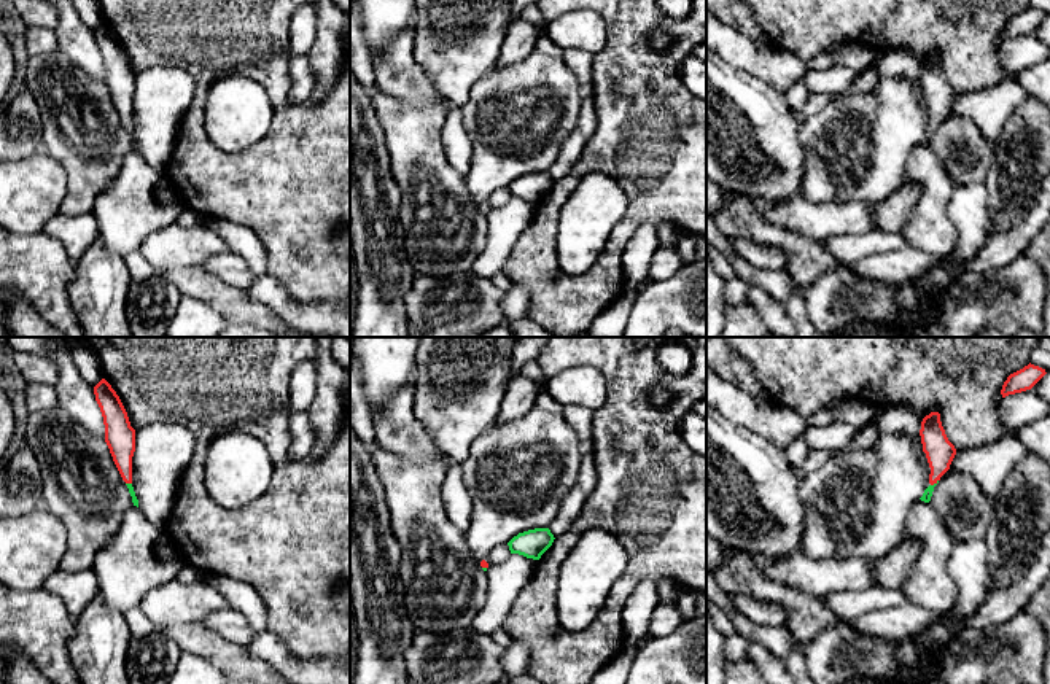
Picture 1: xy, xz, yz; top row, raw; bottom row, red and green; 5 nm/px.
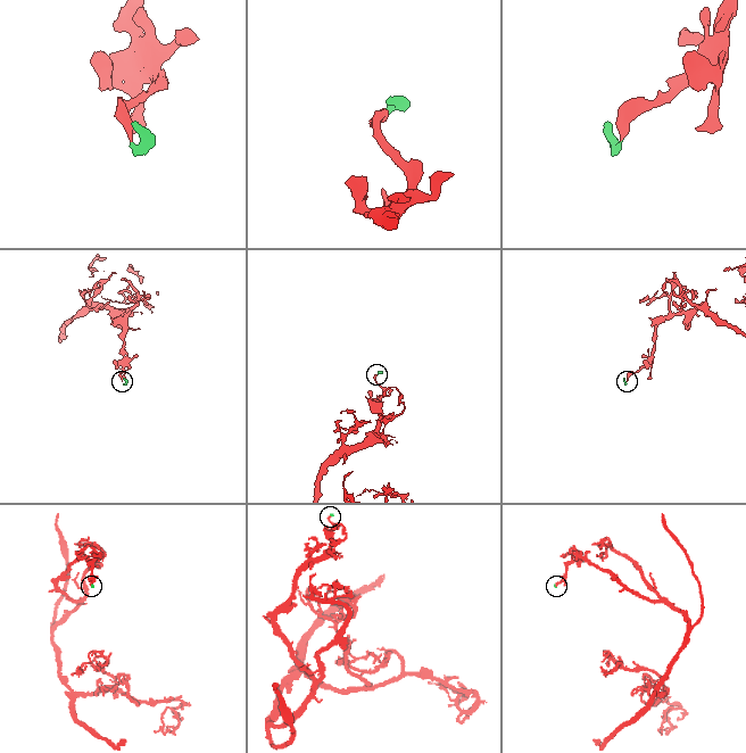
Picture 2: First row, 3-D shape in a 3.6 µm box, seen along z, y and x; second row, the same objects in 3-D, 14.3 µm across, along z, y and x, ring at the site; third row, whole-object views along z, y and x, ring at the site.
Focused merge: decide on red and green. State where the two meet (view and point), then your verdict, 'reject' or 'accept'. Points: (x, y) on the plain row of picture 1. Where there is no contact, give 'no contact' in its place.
yz (934, 126) | accept

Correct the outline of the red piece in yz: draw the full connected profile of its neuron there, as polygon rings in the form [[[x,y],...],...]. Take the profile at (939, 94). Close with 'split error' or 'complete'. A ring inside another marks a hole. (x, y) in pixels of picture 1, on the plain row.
[[[931,56],[923,62],[920,80],[923,95],[926,97],[931,111],[931,129],[924,134],[920,143],[929,146],[934,130],[939,127],[940,121],[950,113],[950,108],[956,99],[956,92],[945,78],[939,56]]] | split error

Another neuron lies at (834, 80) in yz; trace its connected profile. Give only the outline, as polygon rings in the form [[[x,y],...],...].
[[[834,65],[826,70],[808,70],[799,83],[810,92],[834,95],[843,92],[858,75],[859,72],[845,65]]]

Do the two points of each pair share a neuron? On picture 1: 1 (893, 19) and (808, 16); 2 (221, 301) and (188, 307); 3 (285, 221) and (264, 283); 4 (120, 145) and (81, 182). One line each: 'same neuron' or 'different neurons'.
1: same neuron
2: different neurons
3: different neurons
4: same neuron

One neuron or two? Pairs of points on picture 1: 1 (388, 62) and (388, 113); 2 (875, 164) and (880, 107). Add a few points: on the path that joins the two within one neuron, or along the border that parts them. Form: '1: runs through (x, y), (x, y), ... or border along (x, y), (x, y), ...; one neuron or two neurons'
1: border along (376, 83), (387, 93), (423, 107); two neurons
2: runs through (875, 150), (875, 131), (880, 121); one neuron

